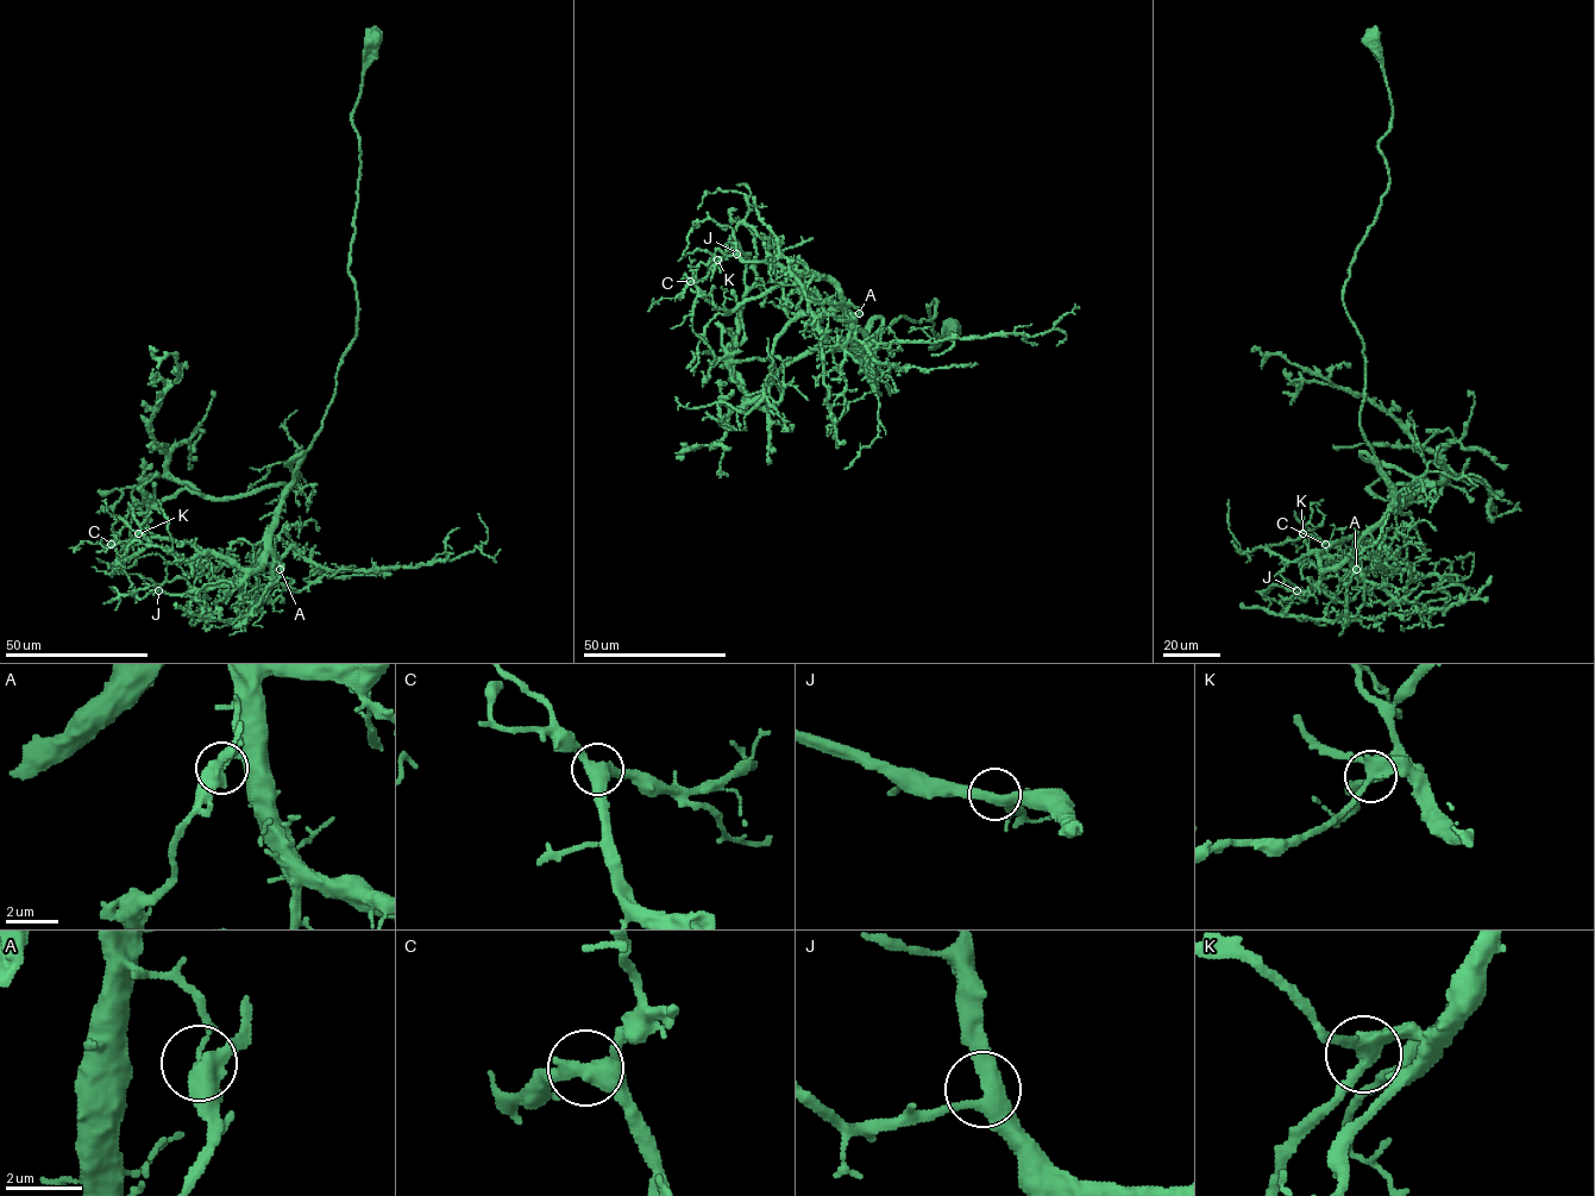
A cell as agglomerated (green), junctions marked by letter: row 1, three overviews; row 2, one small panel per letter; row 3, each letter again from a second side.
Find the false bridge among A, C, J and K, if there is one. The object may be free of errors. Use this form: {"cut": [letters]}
{"cut": ["A"]}

